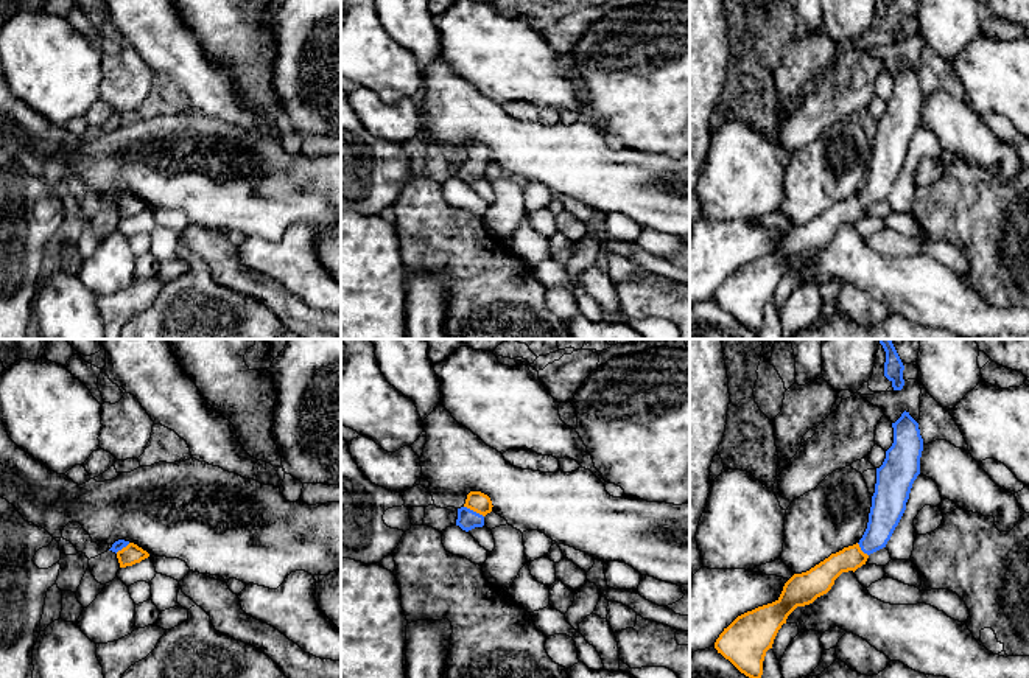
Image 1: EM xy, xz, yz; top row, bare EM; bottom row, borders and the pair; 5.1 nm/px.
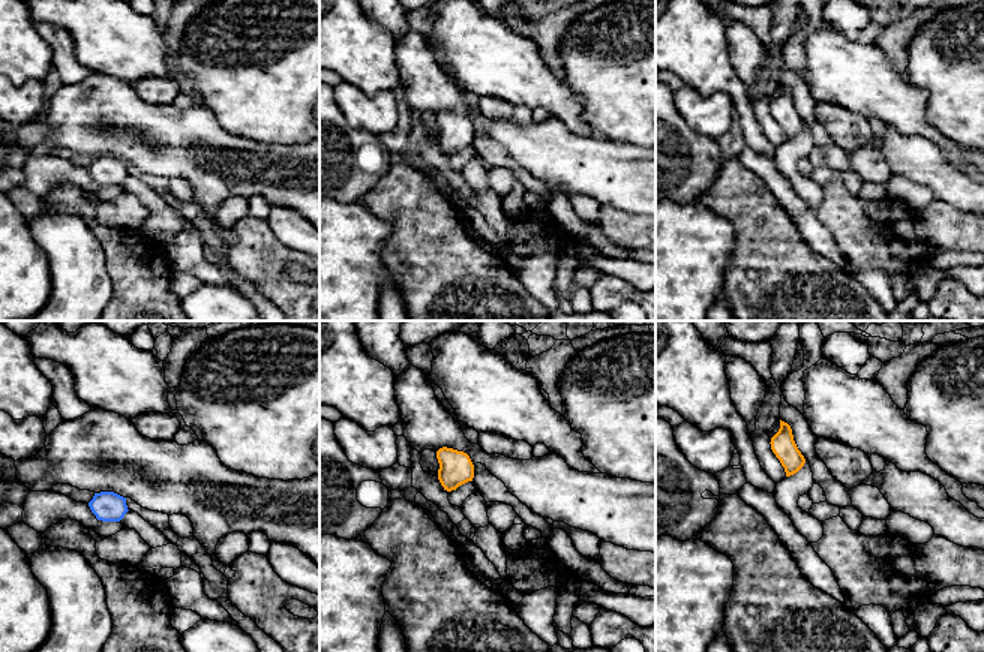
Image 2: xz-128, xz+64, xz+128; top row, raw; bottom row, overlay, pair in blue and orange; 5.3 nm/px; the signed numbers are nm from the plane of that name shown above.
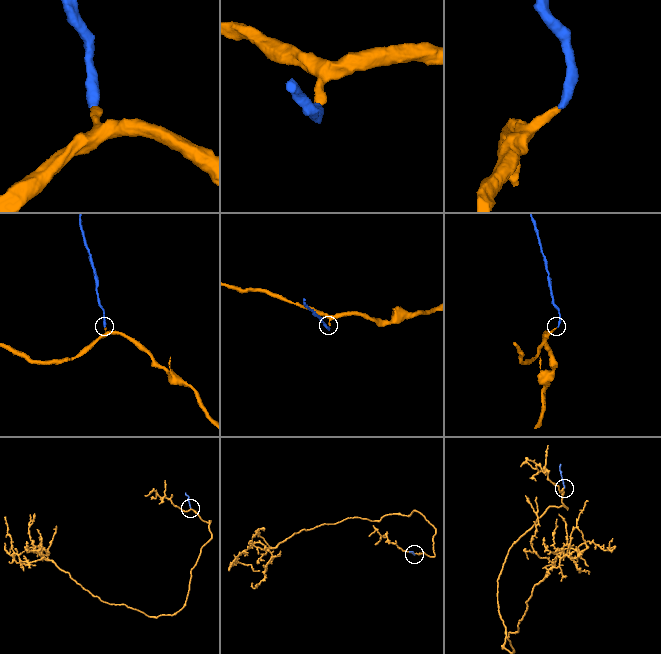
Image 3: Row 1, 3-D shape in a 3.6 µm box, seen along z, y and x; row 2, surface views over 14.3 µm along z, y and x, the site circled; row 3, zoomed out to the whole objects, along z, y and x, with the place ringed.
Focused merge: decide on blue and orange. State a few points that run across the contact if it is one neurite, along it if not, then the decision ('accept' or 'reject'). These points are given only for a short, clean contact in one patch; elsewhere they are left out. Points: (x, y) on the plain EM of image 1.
line xz (467, 171), (472, 162), (477, 153); accept

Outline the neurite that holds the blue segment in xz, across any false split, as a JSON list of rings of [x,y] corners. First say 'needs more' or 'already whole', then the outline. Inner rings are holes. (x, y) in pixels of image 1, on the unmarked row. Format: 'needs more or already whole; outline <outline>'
needs more; outline [[[470,143],[465,156],[458,160],[456,177],[469,183],[475,179],[484,177],[484,168],[492,163],[492,152],[481,143]]]

